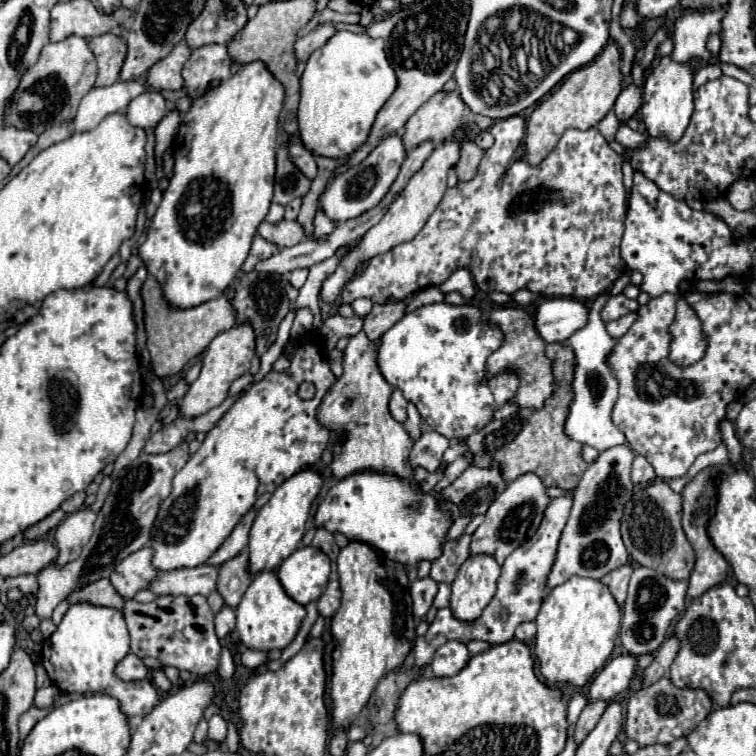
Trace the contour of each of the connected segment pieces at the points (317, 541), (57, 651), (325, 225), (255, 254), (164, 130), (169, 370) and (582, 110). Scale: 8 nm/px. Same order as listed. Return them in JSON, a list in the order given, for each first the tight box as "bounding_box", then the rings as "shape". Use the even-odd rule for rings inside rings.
[{"bounding_box":[312,527,340,561],"shape":[[[318,527],[318,529],[316,529],[316,535],[314,535],[312,545],[314,545],[314,547],[318,547],[318,549],[322,549],[322,551],[332,559],[332,561],[336,561],[338,553],[340,553],[340,547],[336,545],[334,535],[332,535],[330,531],[322,529],[322,527]]]},{"bounding_box":[42,603,158,717],"shape":[[[74,603],[64,613],[60,625],[50,637],[50,643],[42,649],[42,665],[48,671],[50,681],[62,691],[62,693],[108,693],[116,697],[122,705],[122,711],[128,717],[134,715],[148,715],[152,707],[158,703],[158,693],[152,681],[120,681],[114,675],[114,667],[120,659],[124,659],[130,653],[130,636],[126,629],[126,621],[120,609],[112,607],[100,607],[92,603]]]},{"bounding_box":[312,211,336,237],"shape":[[[318,211],[316,213],[316,219],[314,219],[314,235],[312,237],[324,237],[324,235],[328,235],[328,233],[332,233],[334,231],[334,227],[336,227],[336,223],[334,221],[330,221],[322,211]]]},{"bounding_box":[242,235,278,273],"shape":[[[256,235],[254,237],[254,241],[252,241],[252,249],[250,249],[250,253],[248,253],[248,259],[244,261],[244,265],[242,265],[242,273],[248,273],[248,271],[252,271],[254,269],[254,265],[258,263],[258,261],[262,261],[262,259],[268,259],[272,253],[276,253],[278,251],[278,247],[276,245],[272,245],[272,243],[268,243],[266,239],[262,239],[260,235]]]},{"bounding_box":[156,109,180,165],"shape":[[[170,109],[166,117],[158,123],[156,127],[156,161],[160,161],[158,165],[162,165],[162,153],[172,145],[178,125],[180,125],[180,111],[176,109]]]},{"bounding_box":[142,277,236,377],"shape":[[[148,277],[142,287],[142,299],[146,311],[144,321],[146,321],[146,335],[148,335],[148,351],[152,355],[152,369],[158,377],[170,377],[180,373],[184,365],[190,359],[198,357],[218,333],[228,331],[230,327],[236,325],[236,313],[226,295],[210,299],[200,307],[178,309],[164,299],[160,283],[156,283],[154,277]],[[160,305],[162,305],[162,313],[160,313]]]},{"bounding_box":[524,41,620,165],"shape":[[[610,41],[604,51],[588,65],[572,71],[560,87],[556,87],[548,99],[544,99],[526,121],[524,135],[524,159],[536,165],[540,163],[558,143],[566,129],[588,129],[598,125],[598,121],[614,107],[616,97],[620,95],[620,49],[614,41]]]}]

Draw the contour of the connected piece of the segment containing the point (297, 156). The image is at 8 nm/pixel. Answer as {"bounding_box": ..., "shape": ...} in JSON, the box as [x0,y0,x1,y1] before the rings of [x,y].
{"bounding_box":[290,137,318,179],"shape":[[[292,137],[292,143],[290,143],[290,157],[294,161],[294,165],[308,177],[308,179],[314,179],[318,169],[316,169],[316,161],[314,161],[314,155],[296,139]]]}

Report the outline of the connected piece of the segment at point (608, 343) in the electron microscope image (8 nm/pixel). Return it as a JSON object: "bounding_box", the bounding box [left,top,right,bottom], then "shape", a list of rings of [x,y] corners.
{"bounding_box":[566,293,626,451],"shape":[[[602,293],[592,309],[590,309],[590,317],[584,329],[576,331],[570,339],[568,345],[574,349],[576,353],[576,369],[574,369],[574,401],[570,405],[570,415],[566,419],[566,435],[572,437],[574,441],[582,443],[582,445],[590,445],[598,451],[606,451],[608,447],[616,447],[626,443],[624,433],[612,423],[612,409],[618,397],[618,381],[612,377],[612,371],[606,363],[610,351],[614,349],[616,341],[608,335],[604,321],[600,319],[600,309],[606,305],[608,301],[608,293]]]}

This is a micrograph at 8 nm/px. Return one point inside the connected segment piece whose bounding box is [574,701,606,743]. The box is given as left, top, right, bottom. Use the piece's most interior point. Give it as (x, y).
(592, 712)

